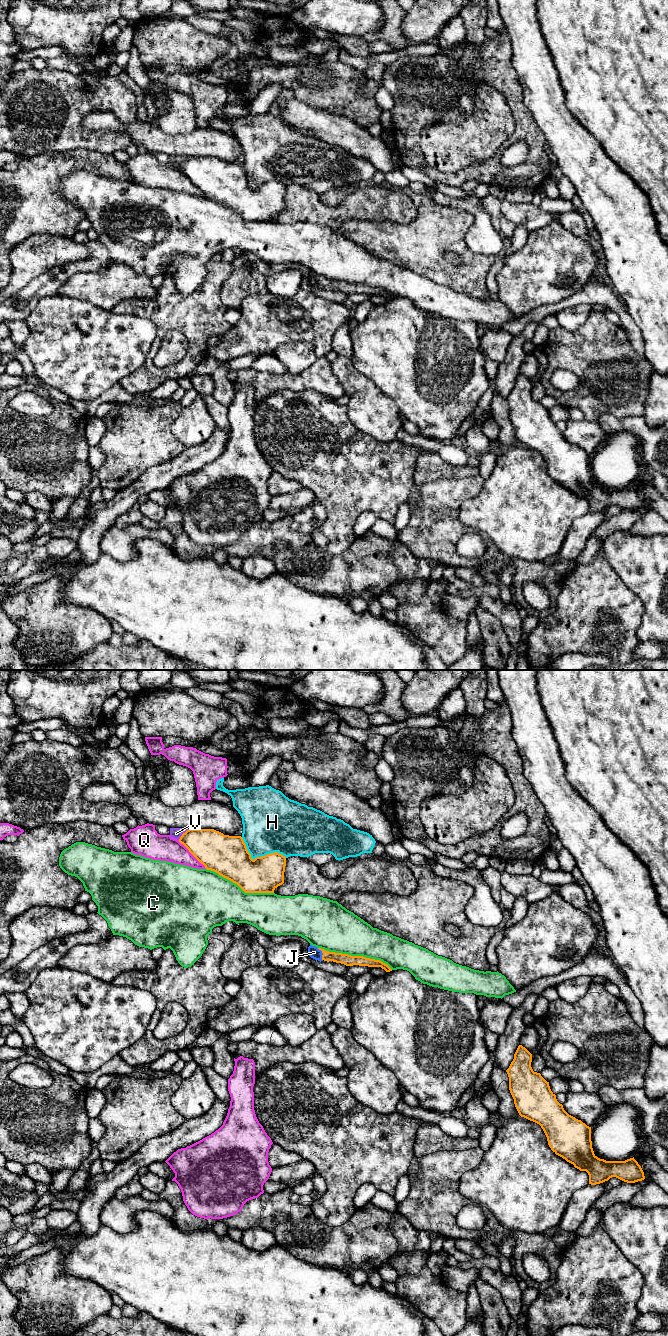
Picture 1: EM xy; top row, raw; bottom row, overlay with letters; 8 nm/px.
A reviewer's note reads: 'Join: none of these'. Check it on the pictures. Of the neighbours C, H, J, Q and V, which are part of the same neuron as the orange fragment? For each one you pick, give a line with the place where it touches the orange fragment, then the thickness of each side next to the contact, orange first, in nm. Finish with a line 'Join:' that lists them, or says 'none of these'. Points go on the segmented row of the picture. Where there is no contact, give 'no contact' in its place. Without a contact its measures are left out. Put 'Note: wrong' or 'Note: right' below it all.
J: meets orange in xy at (323, 954); 90 nm thick on the orange side, 90 nm on the other
Join: J
Note: wrong

